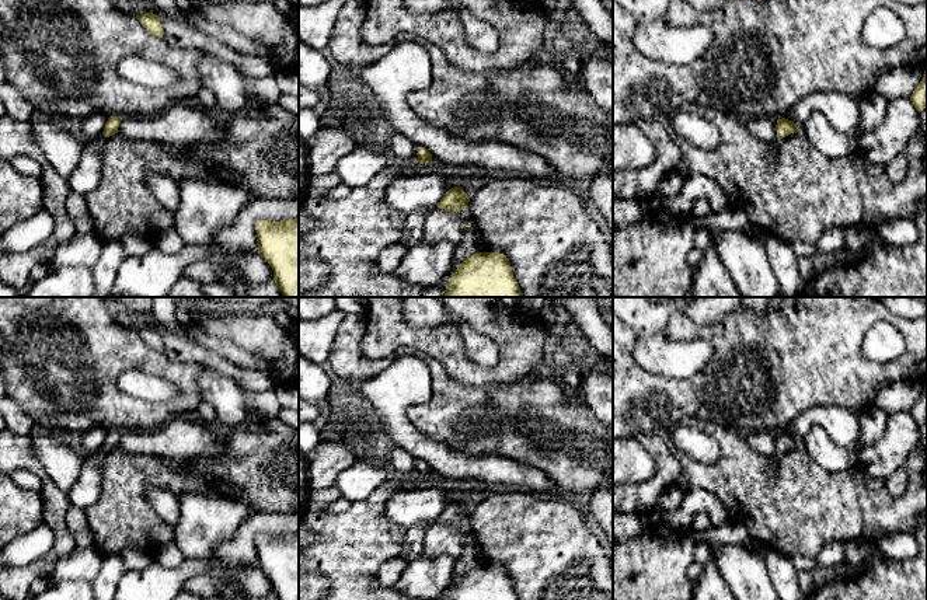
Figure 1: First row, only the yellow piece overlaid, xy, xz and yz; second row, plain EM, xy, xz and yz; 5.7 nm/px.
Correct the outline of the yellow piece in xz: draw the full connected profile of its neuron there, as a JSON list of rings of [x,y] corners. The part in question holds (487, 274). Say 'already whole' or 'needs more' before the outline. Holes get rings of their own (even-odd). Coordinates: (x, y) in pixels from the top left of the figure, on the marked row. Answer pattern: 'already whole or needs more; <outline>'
already whole; [[[499,252],[468,255],[452,273],[445,297],[523,297],[509,259]]]

